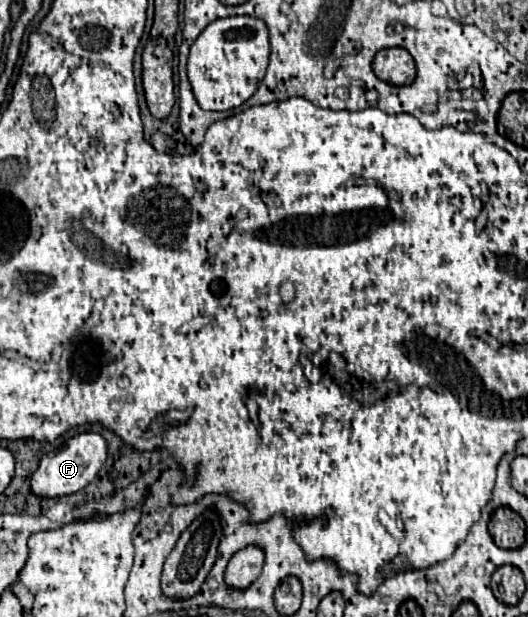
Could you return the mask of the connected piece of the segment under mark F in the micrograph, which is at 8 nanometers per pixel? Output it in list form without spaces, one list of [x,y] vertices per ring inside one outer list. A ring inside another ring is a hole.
[[[78,433],[68,439],[60,449],[44,455],[36,473],[32,475],[32,491],[38,497],[62,497],[84,489],[98,475],[108,455],[108,443],[100,433]]]

